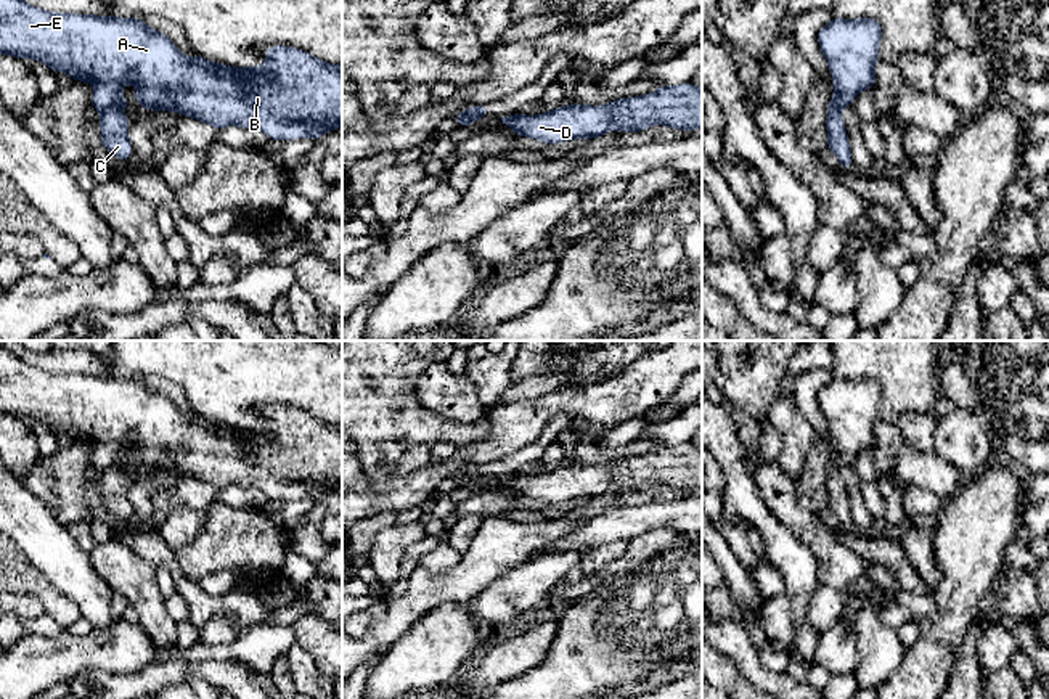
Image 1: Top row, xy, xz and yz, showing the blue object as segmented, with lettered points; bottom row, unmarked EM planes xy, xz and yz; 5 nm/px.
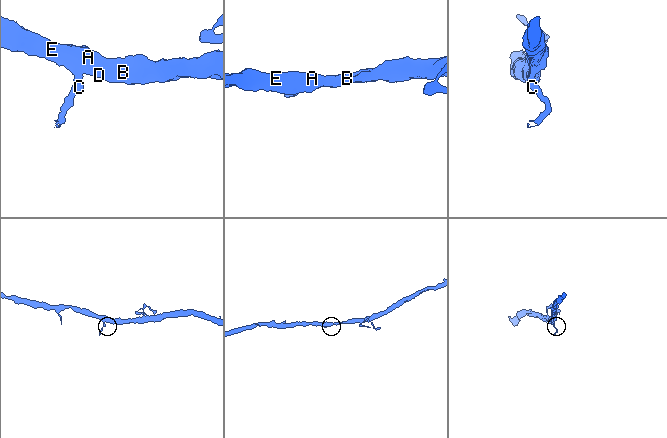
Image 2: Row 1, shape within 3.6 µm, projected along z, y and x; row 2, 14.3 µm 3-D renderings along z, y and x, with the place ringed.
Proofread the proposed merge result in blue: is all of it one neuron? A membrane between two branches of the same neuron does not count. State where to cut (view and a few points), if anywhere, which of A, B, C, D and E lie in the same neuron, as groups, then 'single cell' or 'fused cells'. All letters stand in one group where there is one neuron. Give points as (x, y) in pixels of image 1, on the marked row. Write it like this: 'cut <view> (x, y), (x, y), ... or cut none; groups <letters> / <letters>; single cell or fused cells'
cut xy (126, 100), (100, 111); groups A B D E / C; fused cells

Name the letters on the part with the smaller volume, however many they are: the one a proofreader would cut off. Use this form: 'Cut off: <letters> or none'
Cut off: C

